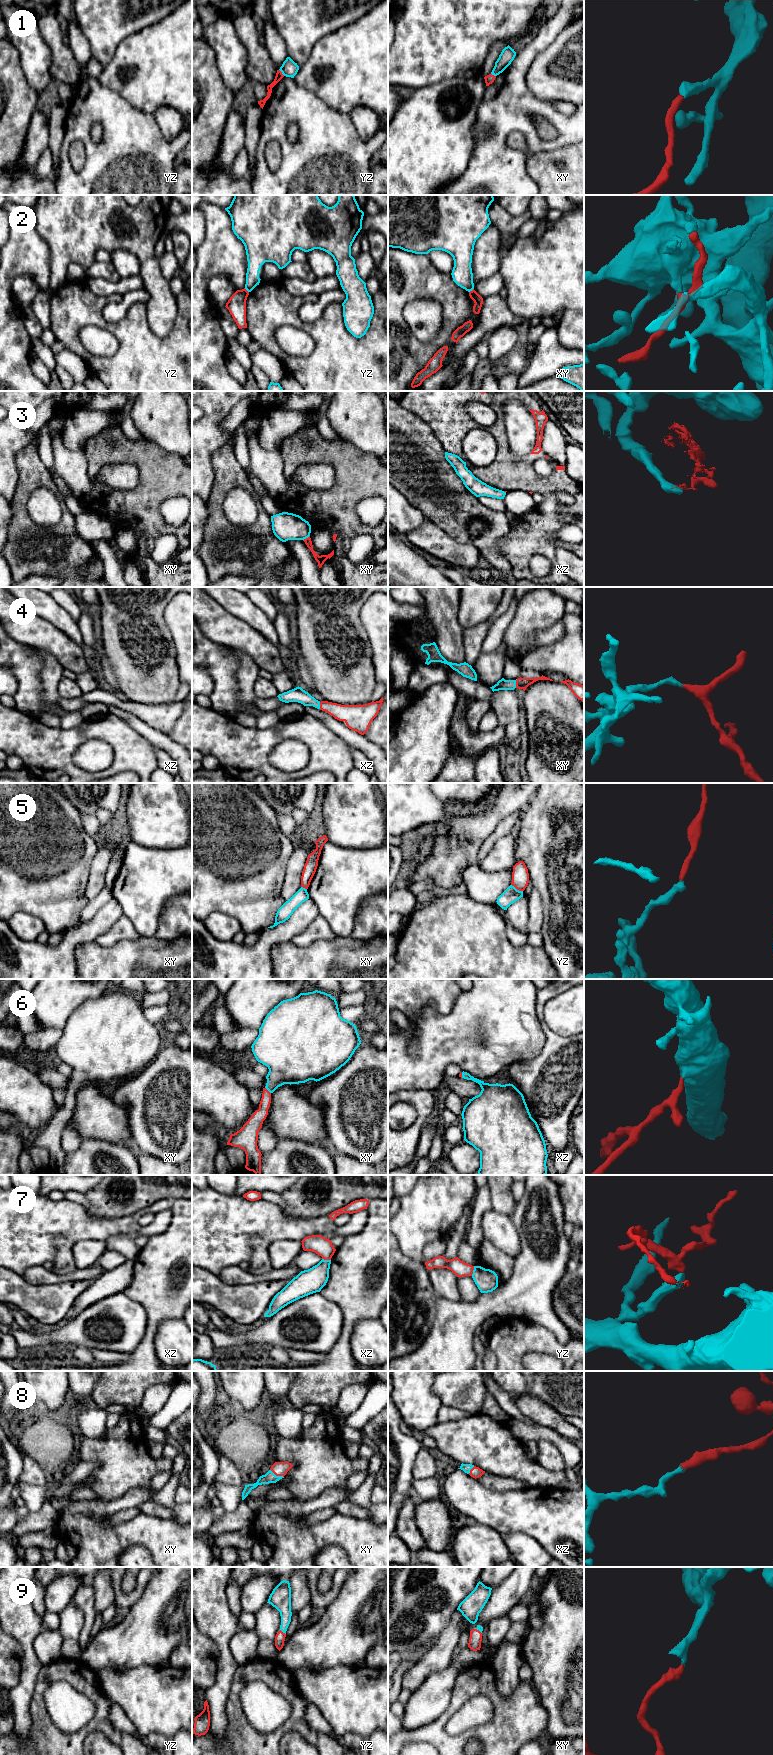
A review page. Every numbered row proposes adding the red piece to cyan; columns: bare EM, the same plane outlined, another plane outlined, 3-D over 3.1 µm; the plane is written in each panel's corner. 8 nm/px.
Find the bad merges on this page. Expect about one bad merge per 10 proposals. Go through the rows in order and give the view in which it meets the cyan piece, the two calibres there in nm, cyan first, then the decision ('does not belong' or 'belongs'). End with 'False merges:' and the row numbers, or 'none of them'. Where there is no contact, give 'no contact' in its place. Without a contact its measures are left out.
1: contact in yz; calibres 140 and 60 nm; belongs
2: contact in xy; calibres 170 and 80 nm; does not belong
3: contact in xy; calibres 220 and 70 nm; does not belong
4: contact in xy; calibres 90 and 100 nm; belongs
5: contact in yz; calibres 120 and 140 nm; does not belong
6: contact in xy; calibres 300 and 100 nm; belongs
7: contact in yz; calibres 180 and 120 nm; does not belong
8: contact in xy; calibres 90 and 110 nm; belongs
9: contact in yz; calibres 150 and 80 nm; belongs
False merges: 2, 3, 5, 7

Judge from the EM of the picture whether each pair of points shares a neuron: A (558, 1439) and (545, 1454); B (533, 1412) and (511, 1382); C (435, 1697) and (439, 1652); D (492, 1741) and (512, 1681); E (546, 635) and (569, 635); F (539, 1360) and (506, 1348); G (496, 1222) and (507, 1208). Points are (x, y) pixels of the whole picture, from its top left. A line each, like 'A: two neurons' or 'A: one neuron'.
A: two neurons
B: two neurons
C: two neurons
D: two neurons
E: two neurons
F: two neurons
G: two neurons

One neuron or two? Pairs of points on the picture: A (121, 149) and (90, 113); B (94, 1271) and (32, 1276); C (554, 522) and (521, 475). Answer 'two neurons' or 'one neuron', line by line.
A: one neuron
B: one neuron
C: one neuron

